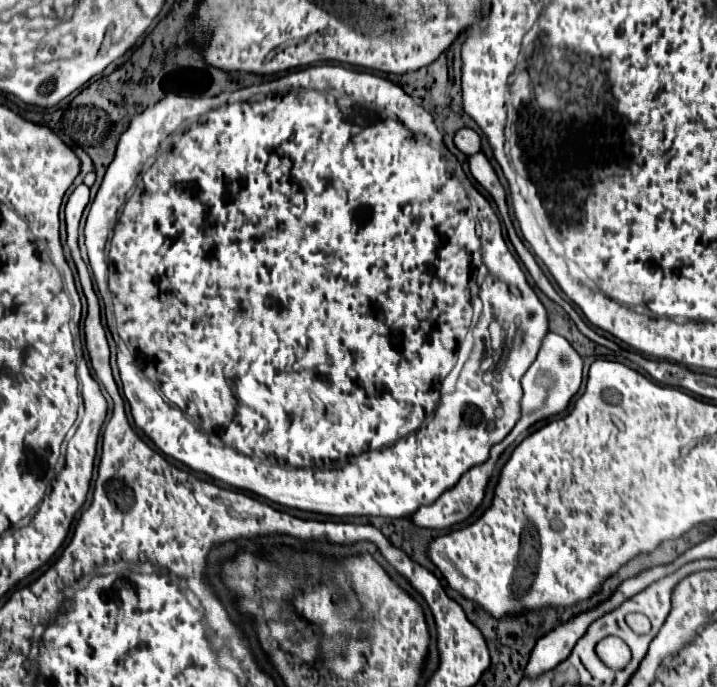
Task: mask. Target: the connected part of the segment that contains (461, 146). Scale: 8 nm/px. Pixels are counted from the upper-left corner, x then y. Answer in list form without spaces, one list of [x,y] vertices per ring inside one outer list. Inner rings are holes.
[[[462,128],[456,132],[454,136],[454,144],[460,152],[464,152],[466,156],[472,156],[472,154],[478,154],[482,150],[482,142],[480,142],[480,136],[470,130],[470,128]]]

